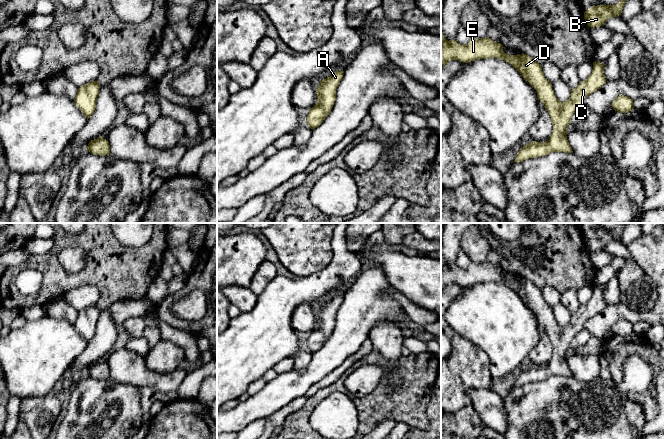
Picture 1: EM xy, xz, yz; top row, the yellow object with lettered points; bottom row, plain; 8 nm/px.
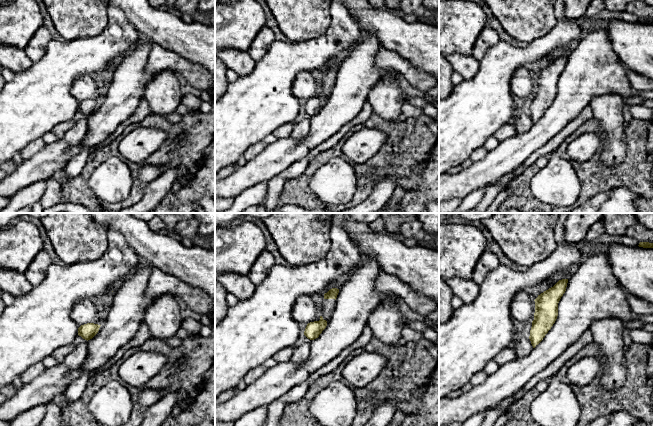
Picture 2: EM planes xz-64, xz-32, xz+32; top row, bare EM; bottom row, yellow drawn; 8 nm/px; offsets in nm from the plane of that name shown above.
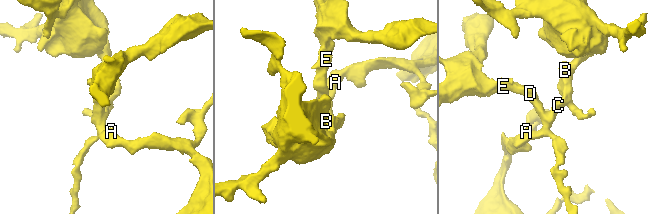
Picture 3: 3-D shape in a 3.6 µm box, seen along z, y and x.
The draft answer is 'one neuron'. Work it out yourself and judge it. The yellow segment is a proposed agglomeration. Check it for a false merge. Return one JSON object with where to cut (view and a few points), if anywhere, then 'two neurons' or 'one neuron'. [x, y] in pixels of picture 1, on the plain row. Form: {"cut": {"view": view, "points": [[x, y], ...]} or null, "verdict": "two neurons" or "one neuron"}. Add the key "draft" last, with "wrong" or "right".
{"cut": null, "verdict": "one neuron", "draft": "right"}

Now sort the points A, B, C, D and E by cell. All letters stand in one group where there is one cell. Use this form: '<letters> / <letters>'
A B C D E

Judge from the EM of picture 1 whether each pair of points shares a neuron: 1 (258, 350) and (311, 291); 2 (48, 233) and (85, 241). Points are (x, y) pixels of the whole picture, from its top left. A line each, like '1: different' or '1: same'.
1: same
2: different

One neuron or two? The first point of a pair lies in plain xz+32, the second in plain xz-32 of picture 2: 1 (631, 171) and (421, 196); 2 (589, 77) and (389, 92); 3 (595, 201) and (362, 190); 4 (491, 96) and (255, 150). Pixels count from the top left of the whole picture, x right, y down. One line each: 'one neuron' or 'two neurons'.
1: two neurons
2: two neurons
3: two neurons
4: two neurons

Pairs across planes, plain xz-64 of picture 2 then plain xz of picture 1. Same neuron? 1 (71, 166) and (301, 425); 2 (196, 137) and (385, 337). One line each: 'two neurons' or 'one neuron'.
1: two neurons
2: two neurons

